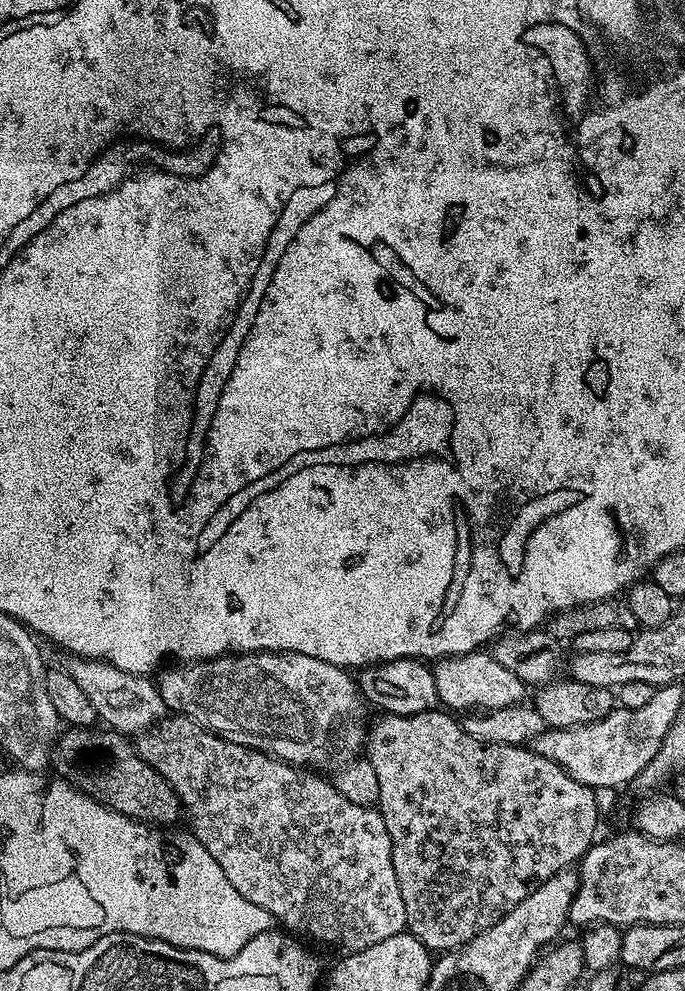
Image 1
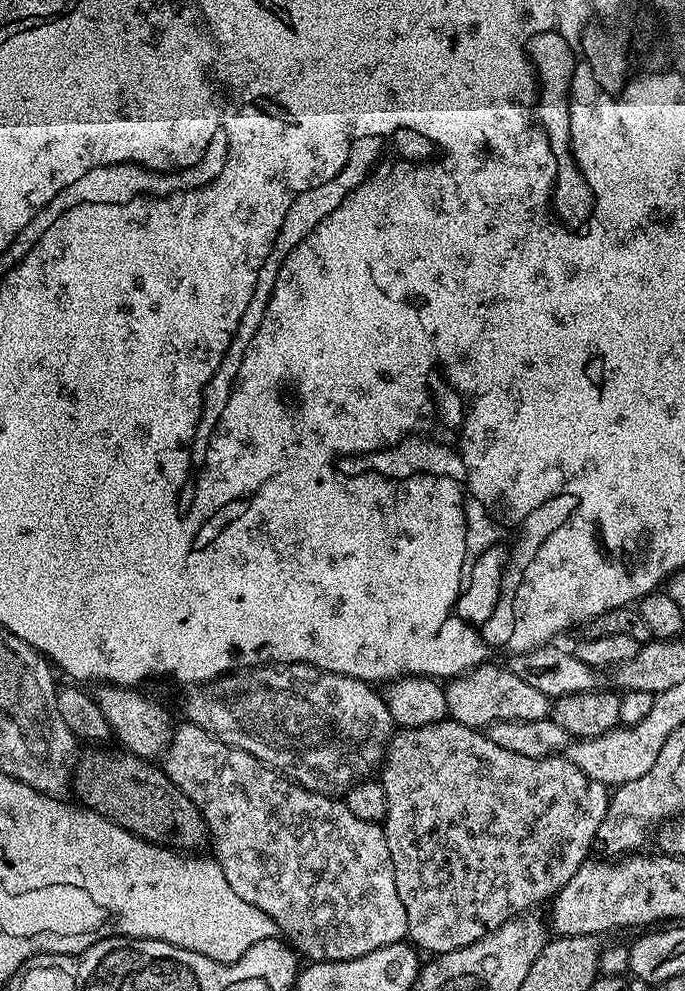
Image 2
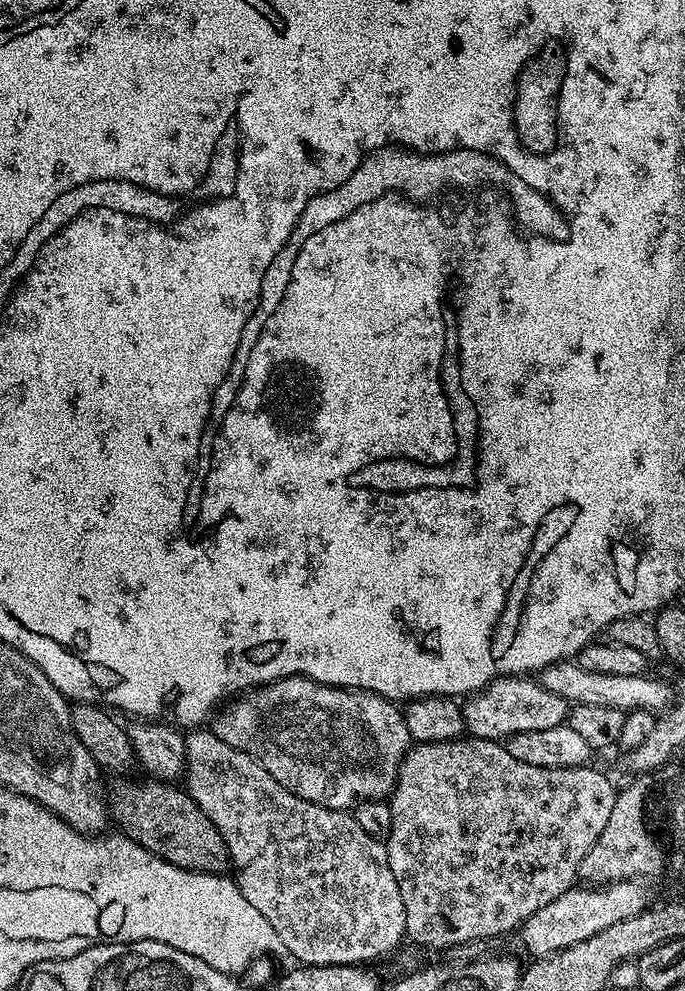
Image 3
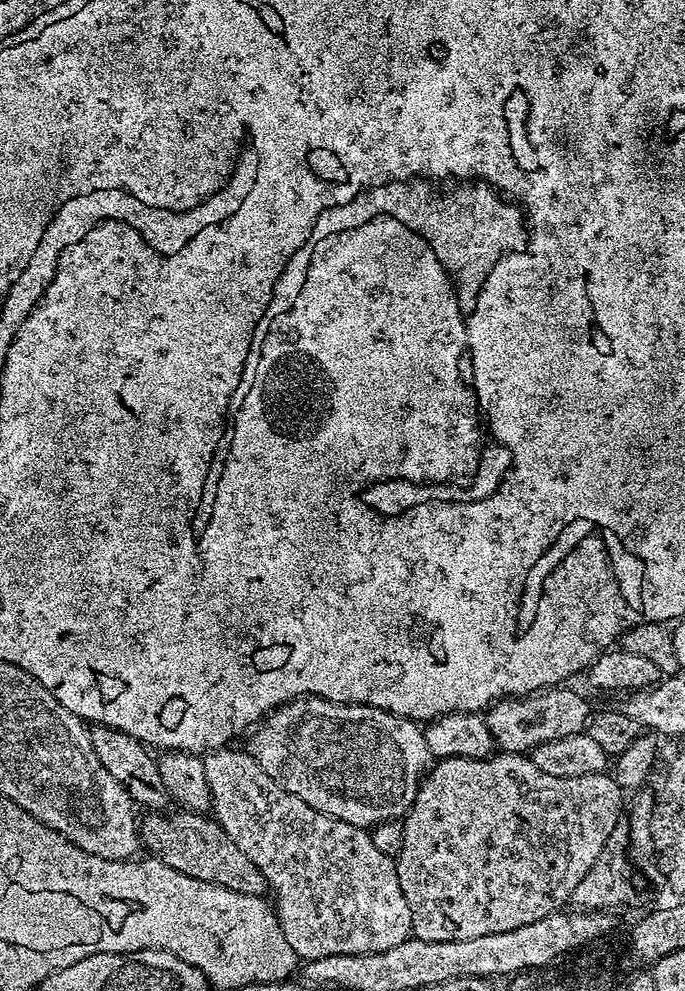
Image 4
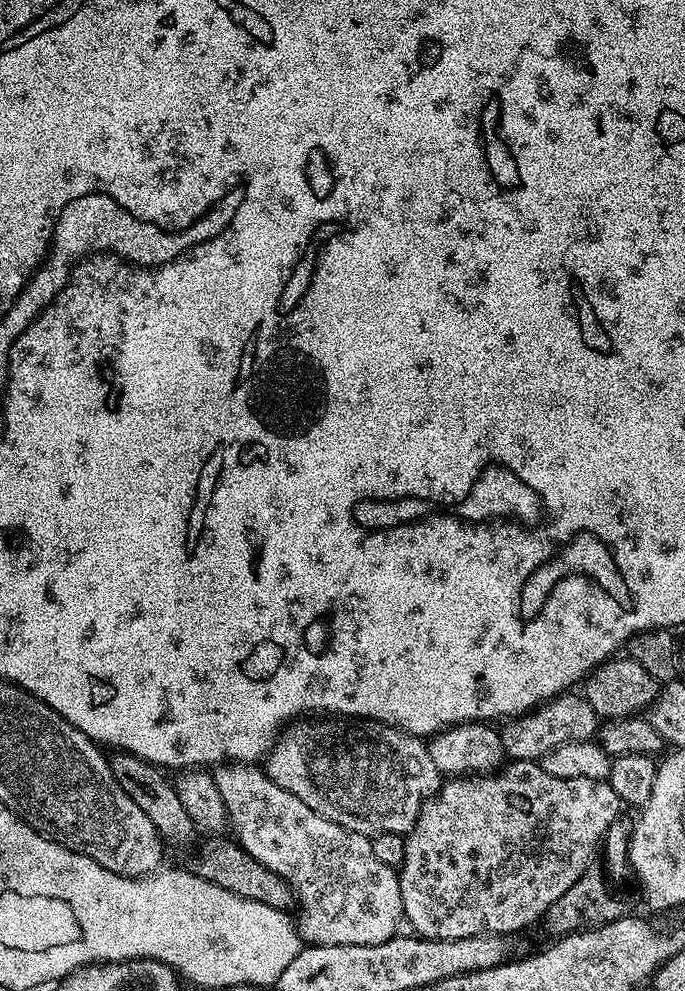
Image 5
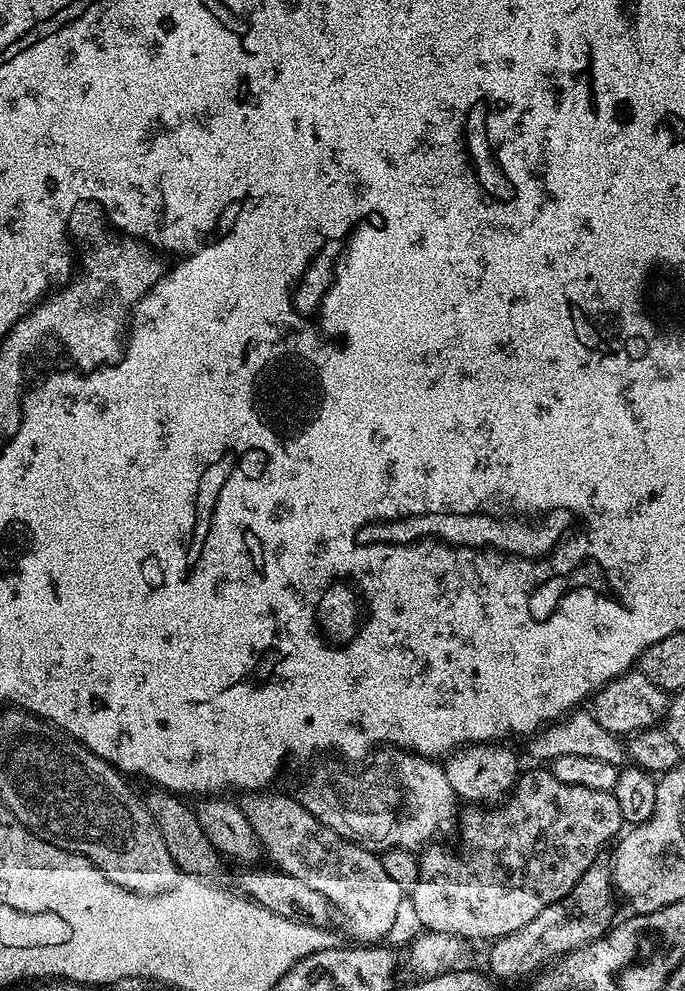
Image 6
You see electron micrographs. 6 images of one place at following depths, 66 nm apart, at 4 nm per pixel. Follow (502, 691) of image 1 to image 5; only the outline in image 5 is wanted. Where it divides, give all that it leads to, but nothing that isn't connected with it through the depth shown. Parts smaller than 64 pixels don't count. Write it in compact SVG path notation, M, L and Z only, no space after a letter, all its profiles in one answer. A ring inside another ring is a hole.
M561 694L518 716L505 719L498 728L505 757L513 760L535 760L568 740L592 740L598 732L596 711L580 694Z

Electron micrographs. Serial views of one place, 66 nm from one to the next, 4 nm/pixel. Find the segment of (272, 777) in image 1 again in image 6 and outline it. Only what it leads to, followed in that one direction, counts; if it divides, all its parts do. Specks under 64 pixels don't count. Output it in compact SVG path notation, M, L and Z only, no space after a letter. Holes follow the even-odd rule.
M252 790L242 800L242 807L254 834L260 840L261 849L271 863L286 874L306 882L332 903L344 928L356 942L380 942L394 926L398 906L406 899L405 889L400 887L382 866L380 856L363 844L340 839L299 799L291 800L273 790Z

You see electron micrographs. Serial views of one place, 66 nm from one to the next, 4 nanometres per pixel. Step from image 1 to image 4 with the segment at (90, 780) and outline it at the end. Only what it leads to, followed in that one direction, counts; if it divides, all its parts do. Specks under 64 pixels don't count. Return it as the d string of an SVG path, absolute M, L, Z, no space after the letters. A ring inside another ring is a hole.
M152 810L139 821L140 842L145 853L151 854L166 866L198 878L202 882L221 884L238 894L263 897L266 892L264 875L241 848L222 830L211 815L187 810Z

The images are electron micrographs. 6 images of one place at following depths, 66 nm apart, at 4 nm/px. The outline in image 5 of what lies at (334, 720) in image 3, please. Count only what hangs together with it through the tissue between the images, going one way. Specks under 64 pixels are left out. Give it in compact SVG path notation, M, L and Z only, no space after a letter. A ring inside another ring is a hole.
M328 718L321 720L324 721L317 728L299 728L296 725L299 723L289 723L263 761L263 771L275 784L290 790L294 798L302 798L310 810L338 822L346 830L369 838L381 832L411 832L425 798L437 792L442 783L442 774L438 766L434 766L434 758L430 758L427 743L390 724L360 722L352 736L348 736L342 725L331 724Z

